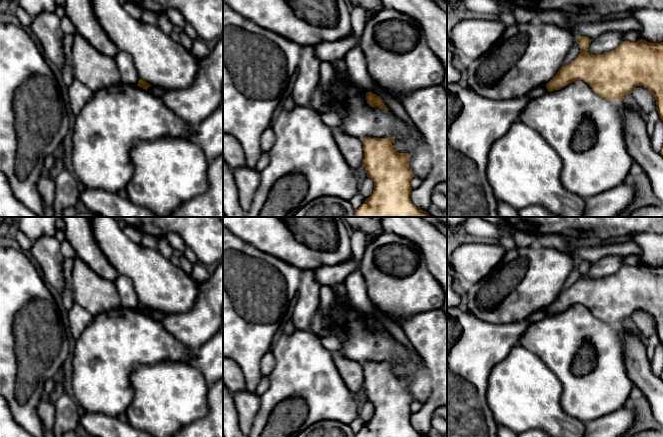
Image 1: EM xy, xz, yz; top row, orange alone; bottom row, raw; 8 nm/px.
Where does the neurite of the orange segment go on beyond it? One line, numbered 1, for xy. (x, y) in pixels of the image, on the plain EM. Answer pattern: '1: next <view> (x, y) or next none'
1: next none

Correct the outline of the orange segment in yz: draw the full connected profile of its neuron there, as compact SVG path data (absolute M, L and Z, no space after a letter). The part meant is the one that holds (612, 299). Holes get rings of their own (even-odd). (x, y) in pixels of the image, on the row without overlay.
M578 260L580 278L559 293L545 309L547 314L559 314L575 304L583 304L597 319L612 326L620 326L636 310L643 310L655 321L656 334L663 345L663 266L651 267L644 263L636 266L623 265L614 274L593 279L588 276L591 265L589 261Z

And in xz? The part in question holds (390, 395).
M396 360L386 362L360 362L363 367L363 391L367 401L374 406L374 414L355 437L427 437L417 432L411 425L411 404L414 398L409 390L410 379L399 377L393 372Z

